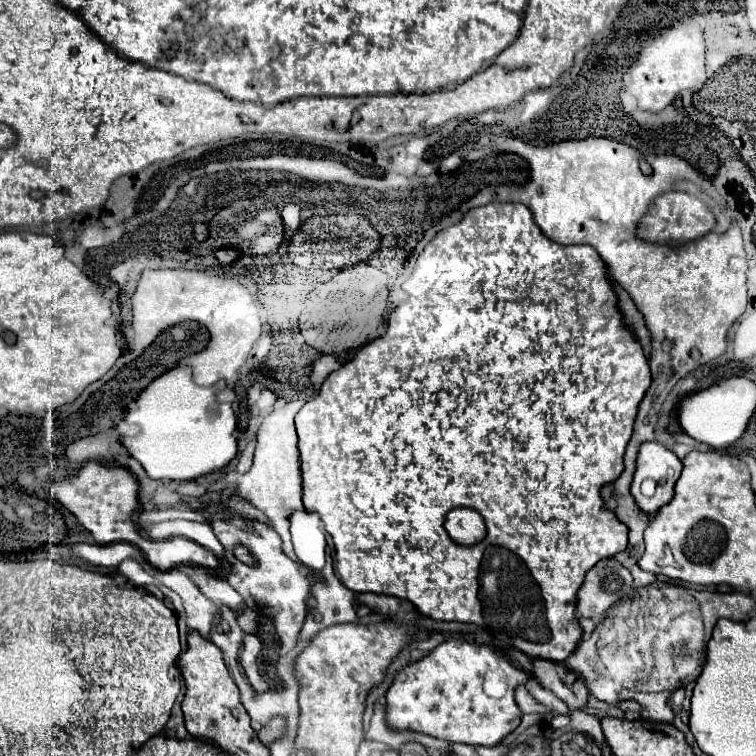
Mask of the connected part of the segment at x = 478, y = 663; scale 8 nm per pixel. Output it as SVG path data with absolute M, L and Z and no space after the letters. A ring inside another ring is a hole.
M450 639L450 641L440 643L430 655L426 655L424 659L420 659L416 663L410 663L396 675L392 687L388 689L388 695L386 695L388 725L394 729L422 731L422 733L434 735L444 741L454 741L454 743L470 743L470 745L486 745L486 747L498 745L506 735L510 735L520 725L522 713L514 701L514 687L524 683L524 671L510 667L510 663L500 661L498 657L502 657L502 655L494 655L494 647L490 647L490 645L476 645L476 643L468 643L468 641L460 641L460 639ZM506 667L508 667L506 695L500 699L488 697L482 689L486 671L490 671L490 669L506 671Z

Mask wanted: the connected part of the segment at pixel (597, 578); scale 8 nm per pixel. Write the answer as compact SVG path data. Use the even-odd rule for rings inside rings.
M616 559L598 561L578 589L576 611L580 617L600 619L632 587L632 575Z

